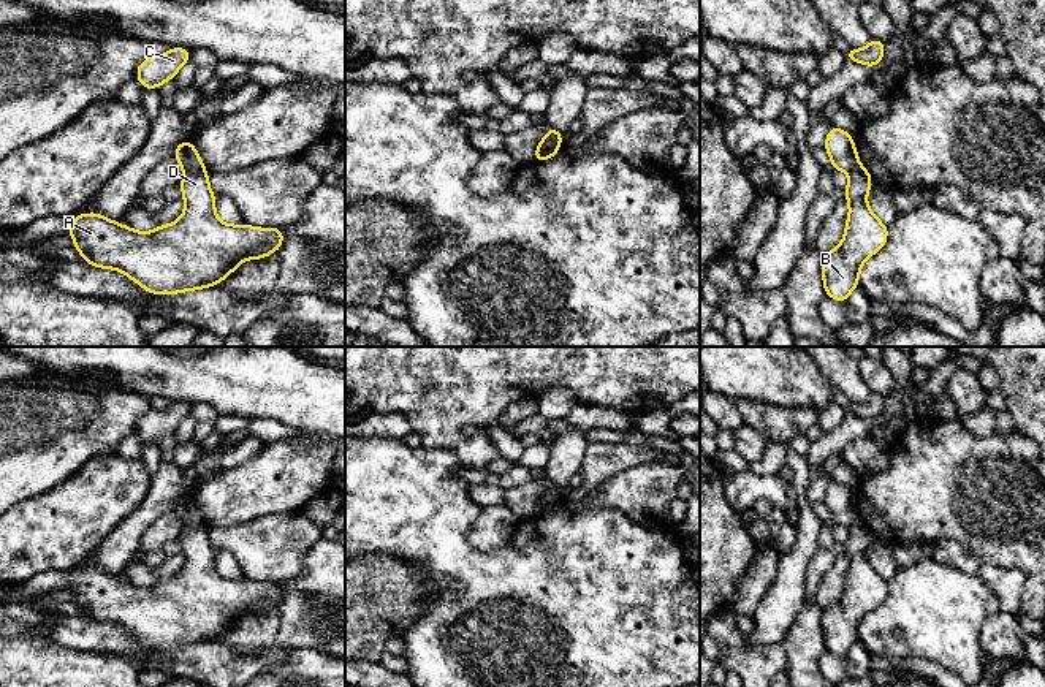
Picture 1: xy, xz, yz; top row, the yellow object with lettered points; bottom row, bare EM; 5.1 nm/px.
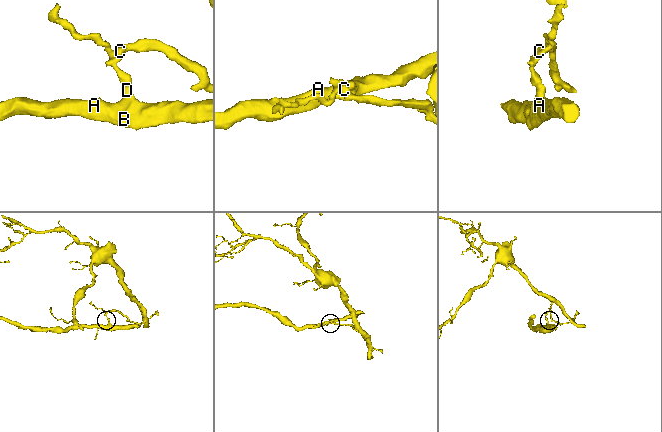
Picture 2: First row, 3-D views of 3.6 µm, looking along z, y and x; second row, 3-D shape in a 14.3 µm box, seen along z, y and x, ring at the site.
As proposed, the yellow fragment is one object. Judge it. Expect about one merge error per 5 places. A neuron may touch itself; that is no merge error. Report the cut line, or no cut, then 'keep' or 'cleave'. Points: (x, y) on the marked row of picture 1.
cut in xy along (184, 168), (205, 171); cleave

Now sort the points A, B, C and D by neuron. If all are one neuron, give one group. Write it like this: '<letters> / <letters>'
A B D / C

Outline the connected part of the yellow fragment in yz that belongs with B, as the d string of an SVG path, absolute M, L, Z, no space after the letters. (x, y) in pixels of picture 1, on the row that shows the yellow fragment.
M860 165L849 173L844 193L850 209L844 237L836 249L822 255L825 294L838 302L846 302L849 294L860 287L863 263L880 252L888 239L888 226L866 203L871 185L872 177L864 166Z

